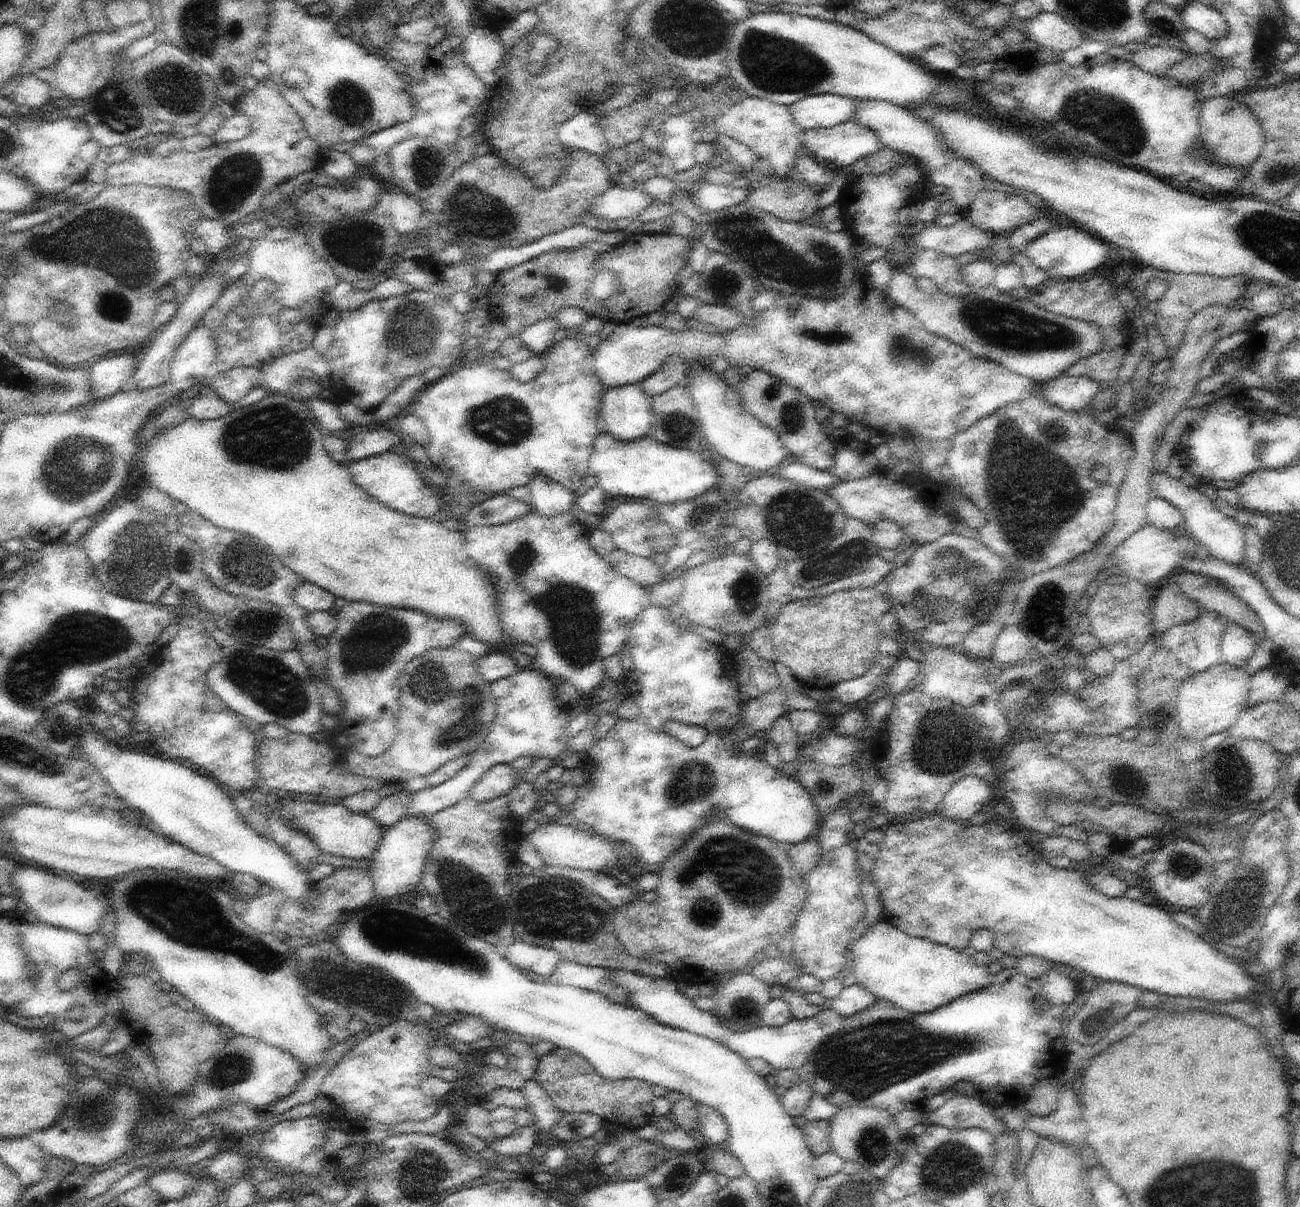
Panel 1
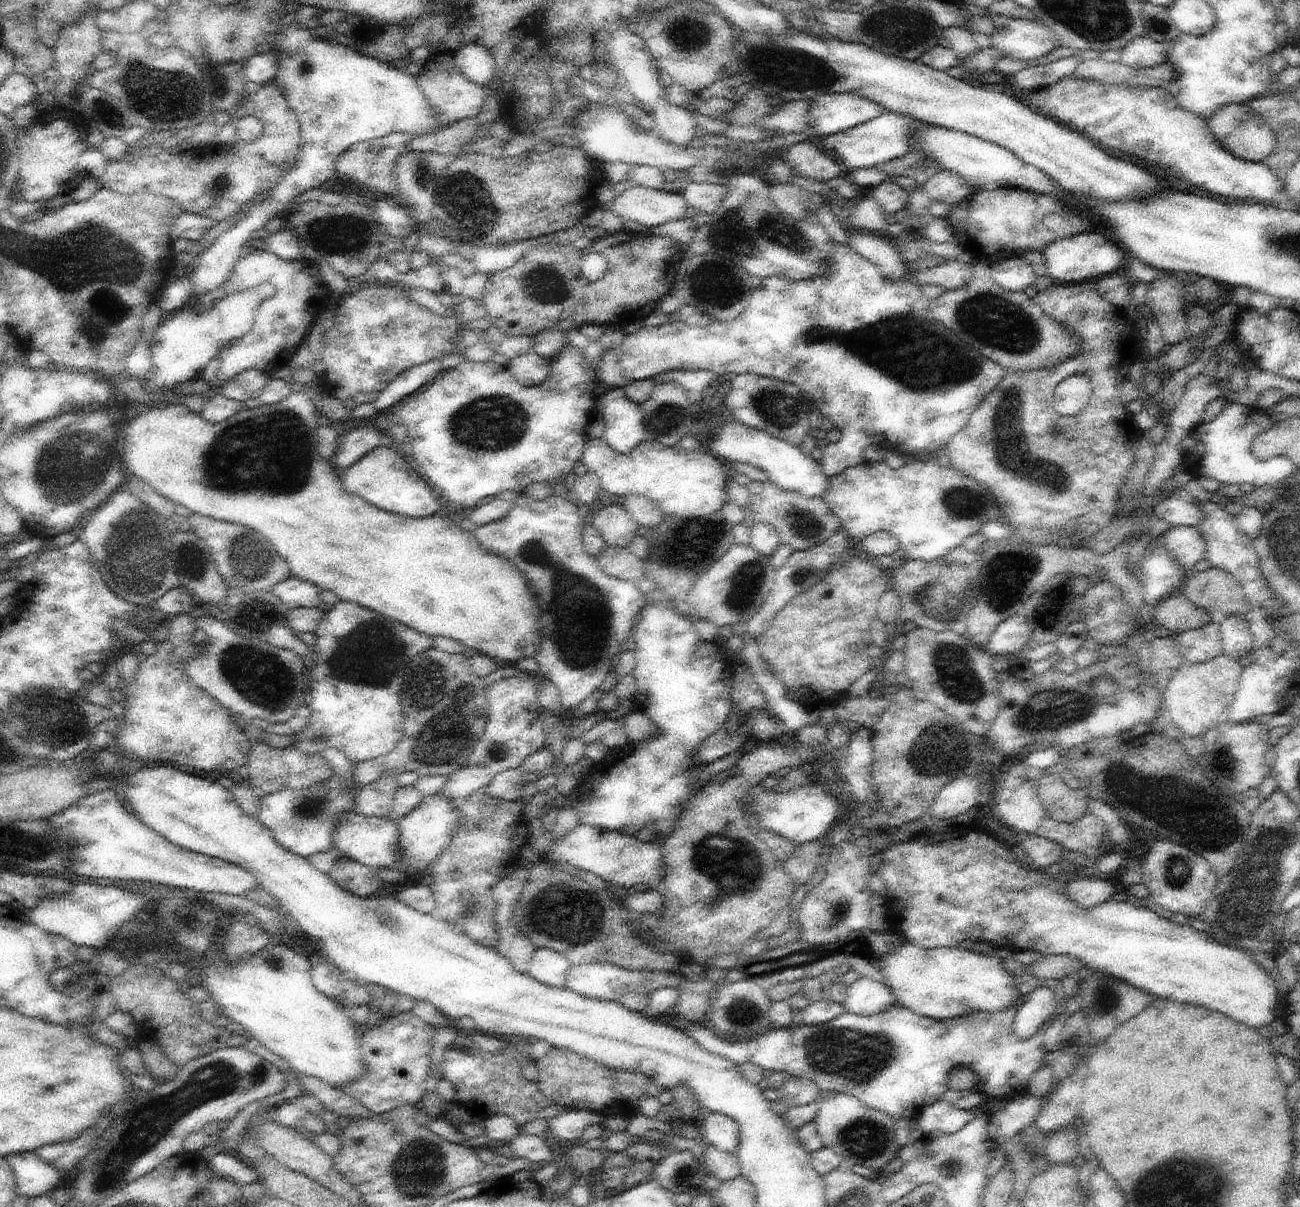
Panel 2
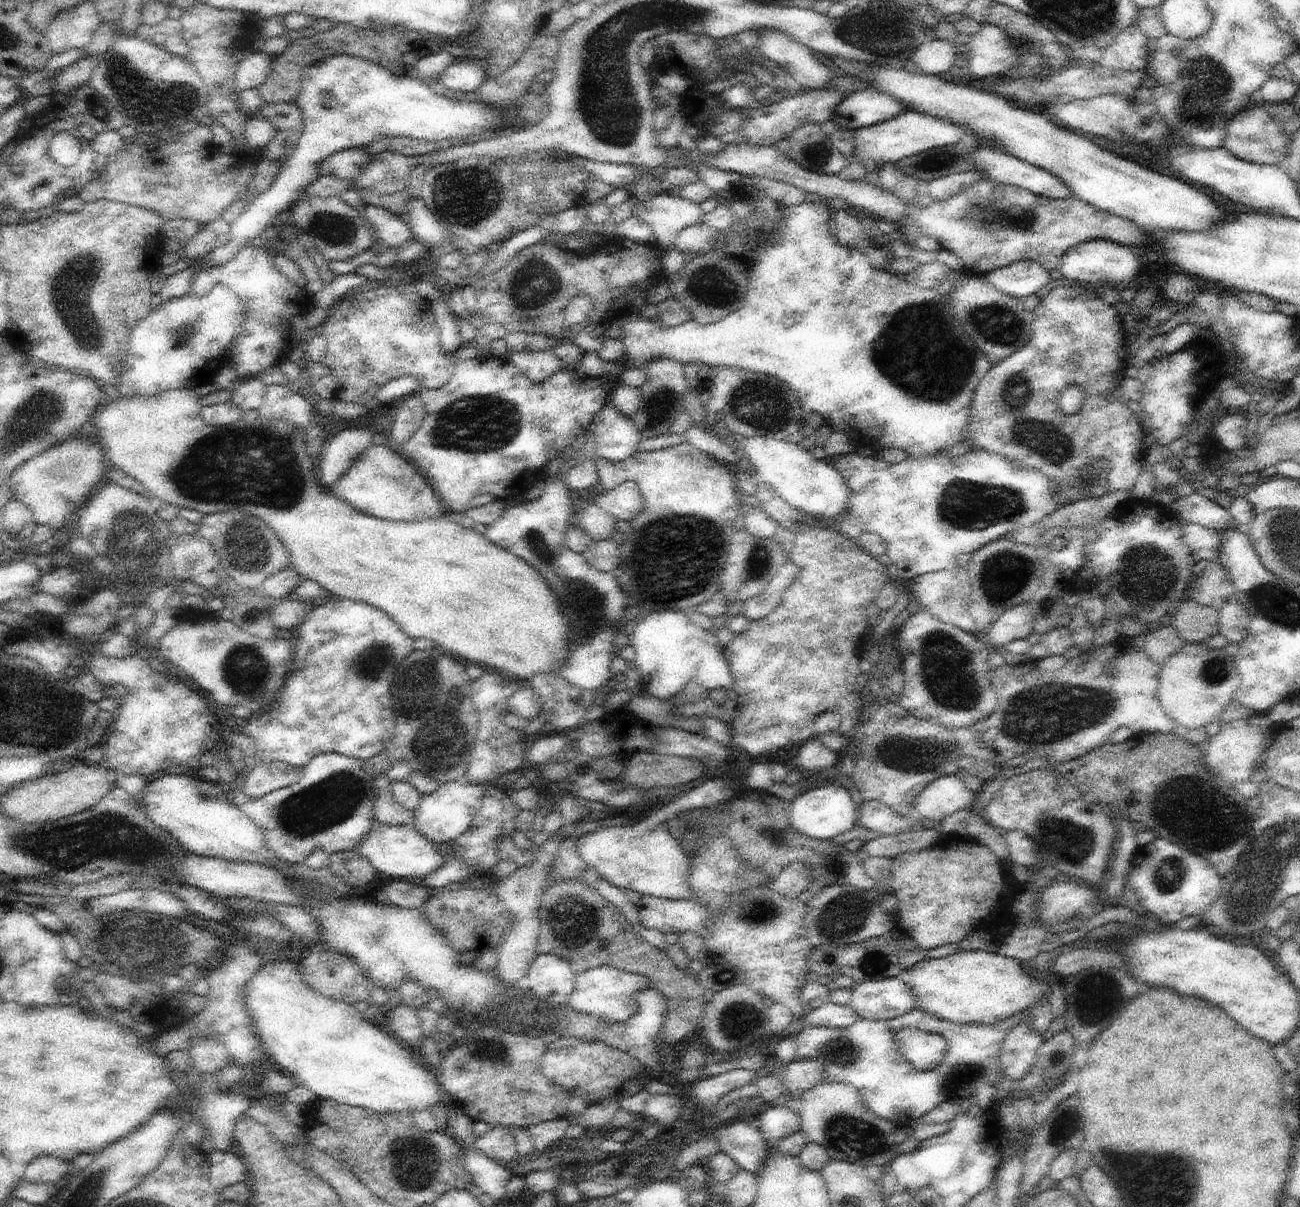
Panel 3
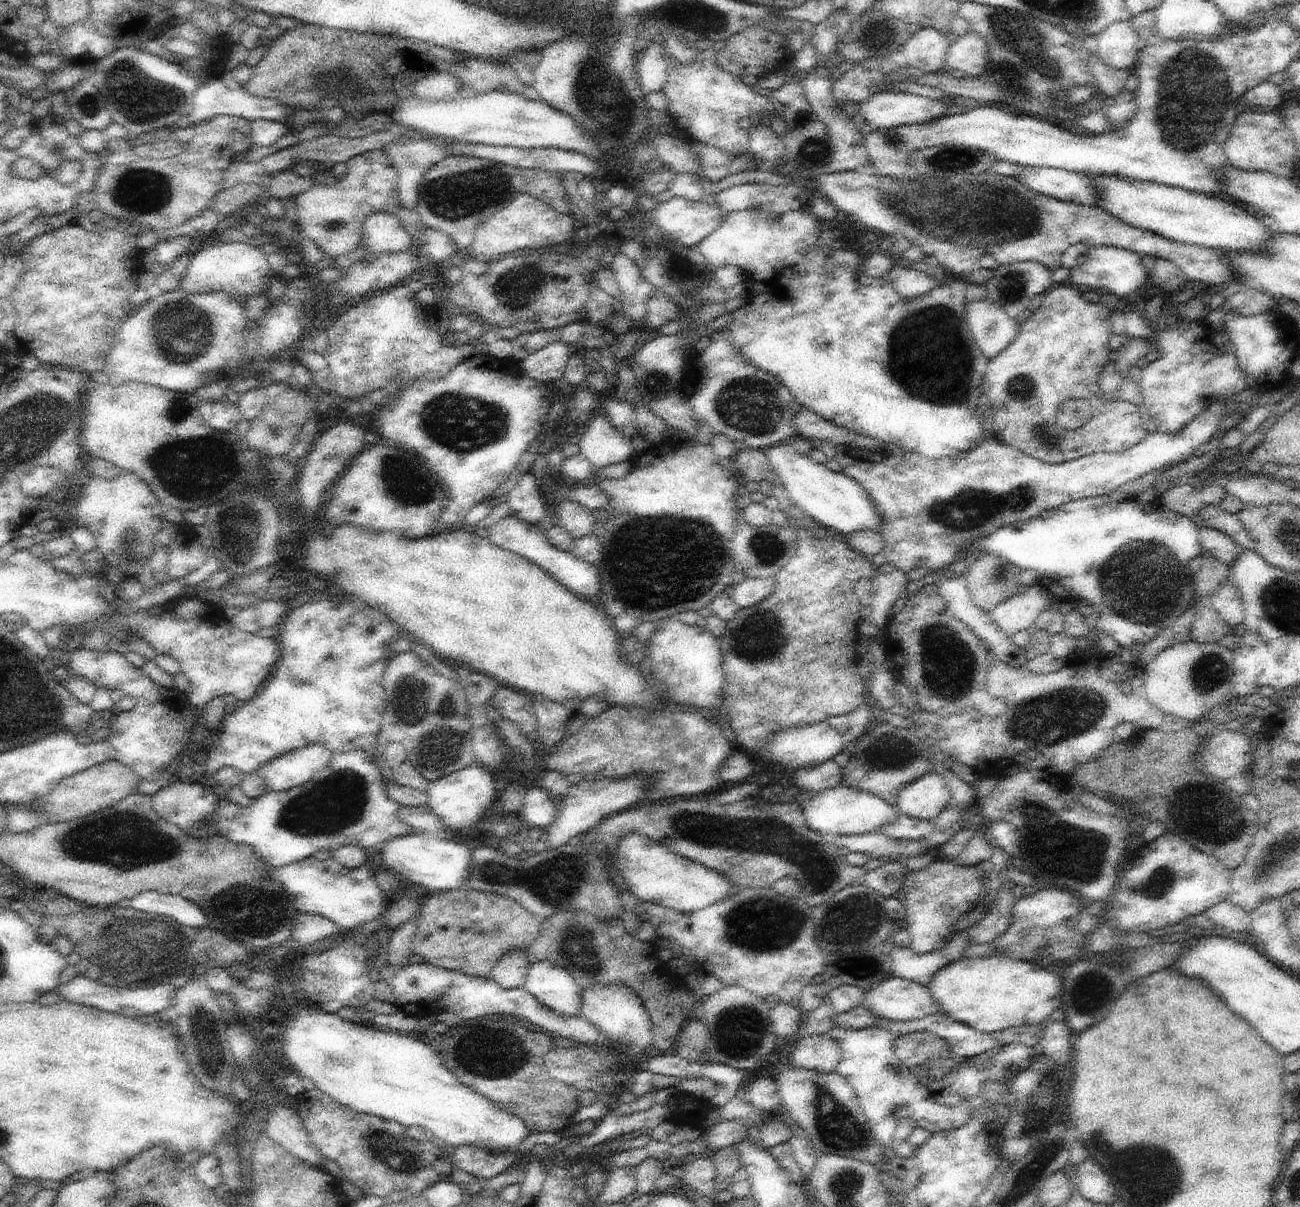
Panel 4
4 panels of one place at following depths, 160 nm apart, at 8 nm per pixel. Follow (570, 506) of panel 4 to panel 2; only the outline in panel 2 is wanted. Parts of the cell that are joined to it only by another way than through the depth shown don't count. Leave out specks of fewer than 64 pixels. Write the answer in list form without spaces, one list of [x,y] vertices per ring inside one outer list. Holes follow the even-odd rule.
[[[620,505],[596,507],[588,521],[600,532],[607,546],[627,548],[641,534],[640,524]]]

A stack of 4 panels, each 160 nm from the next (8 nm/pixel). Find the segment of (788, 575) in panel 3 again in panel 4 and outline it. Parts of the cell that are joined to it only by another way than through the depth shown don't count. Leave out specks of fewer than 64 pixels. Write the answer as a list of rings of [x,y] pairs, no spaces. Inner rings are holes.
[[[737,576],[736,588],[731,600],[741,609],[759,605],[760,602],[768,600],[772,596],[776,587],[776,577],[751,579],[746,576]]]

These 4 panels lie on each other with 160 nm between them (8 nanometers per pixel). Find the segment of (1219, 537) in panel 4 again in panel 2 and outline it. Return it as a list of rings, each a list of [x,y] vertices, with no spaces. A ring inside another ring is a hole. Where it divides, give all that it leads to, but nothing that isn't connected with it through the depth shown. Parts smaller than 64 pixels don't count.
[[[1188,525],[1174,526],[1162,535],[1164,548],[1172,558],[1176,558],[1176,564],[1180,570],[1190,574],[1194,565],[1208,556],[1206,540],[1198,532],[1197,527]]]

